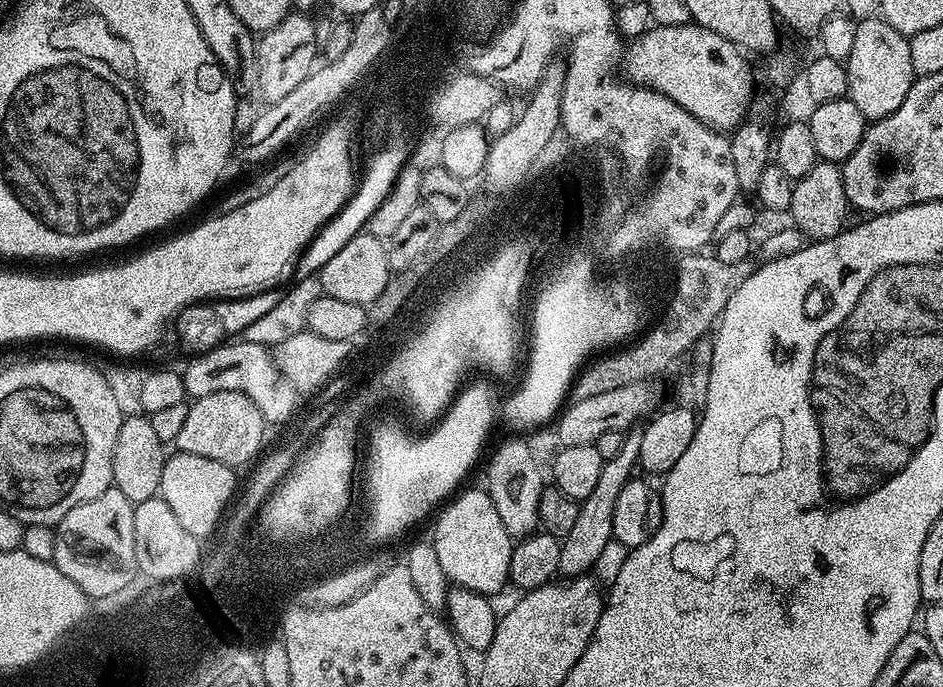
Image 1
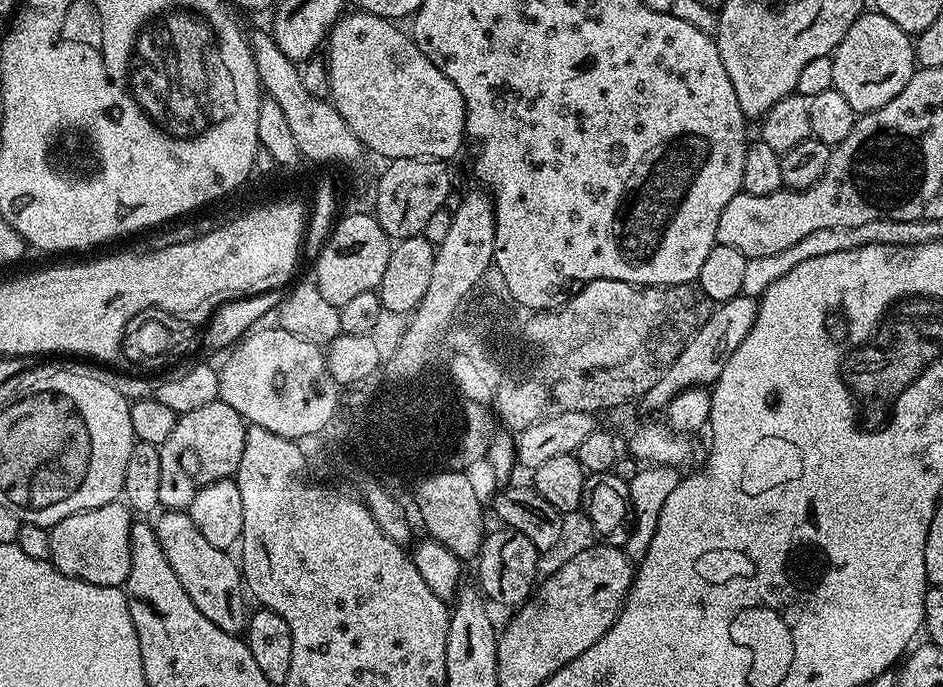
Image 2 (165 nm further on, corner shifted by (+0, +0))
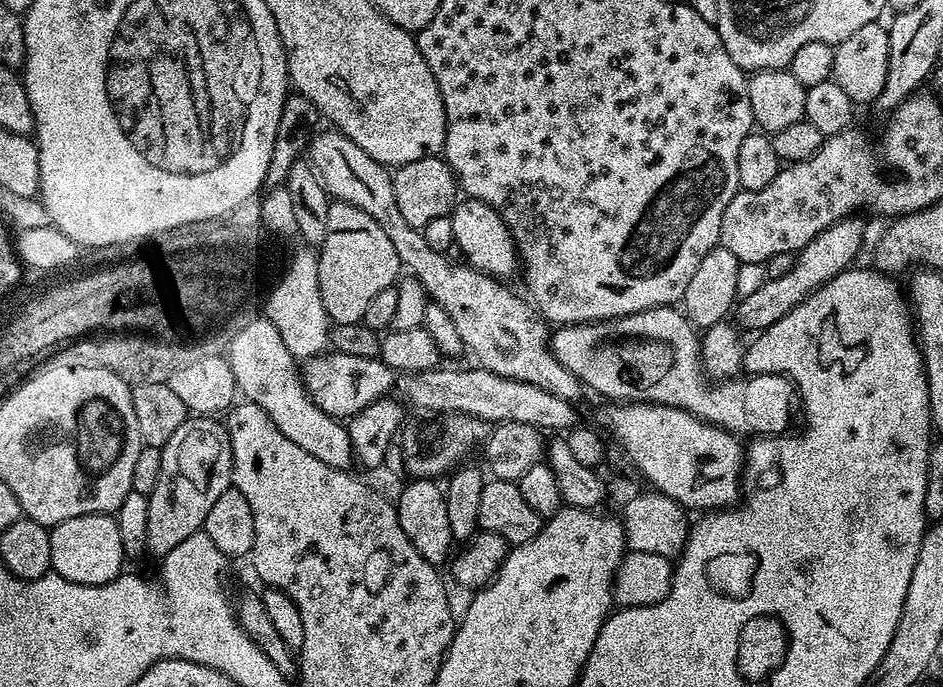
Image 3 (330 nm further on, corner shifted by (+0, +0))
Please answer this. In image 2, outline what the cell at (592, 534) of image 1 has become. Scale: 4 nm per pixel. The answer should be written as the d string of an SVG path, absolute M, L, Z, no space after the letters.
M741 294L730 298L724 304L716 304L711 309L709 320L690 338L688 345L678 358L666 369L658 382L646 392L642 404L648 408L664 410L682 390L715 384L726 362L730 362L730 354L734 354L734 350L738 350L738 346L746 342L746 334L750 334L756 321L757 303L757 297Z

